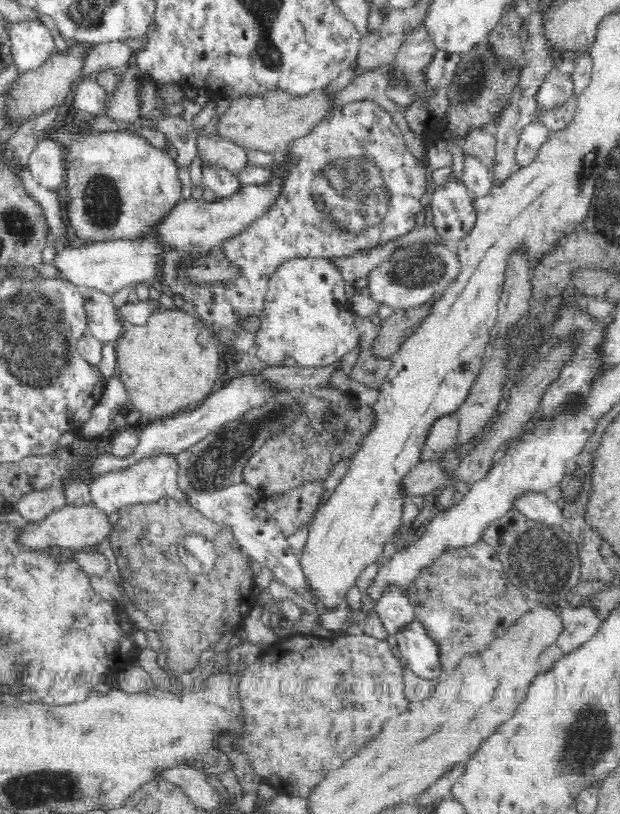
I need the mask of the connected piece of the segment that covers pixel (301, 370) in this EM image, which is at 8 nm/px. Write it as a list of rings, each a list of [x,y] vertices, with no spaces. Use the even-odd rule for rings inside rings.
[[[344,359],[335,360],[332,364],[324,366],[287,366],[284,364],[267,366],[261,374],[270,379],[270,383],[278,384],[292,393],[304,391],[318,385],[326,385],[331,380],[332,374],[342,368]]]

